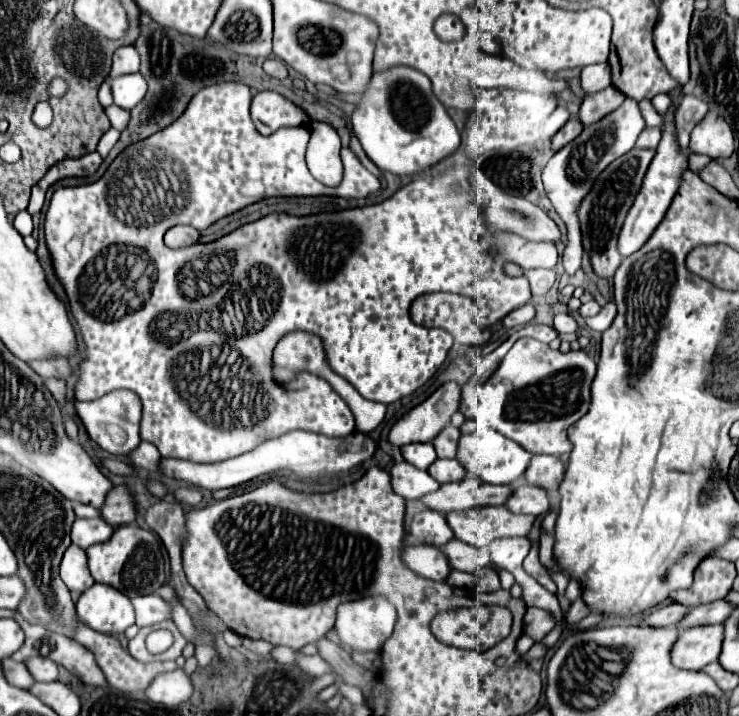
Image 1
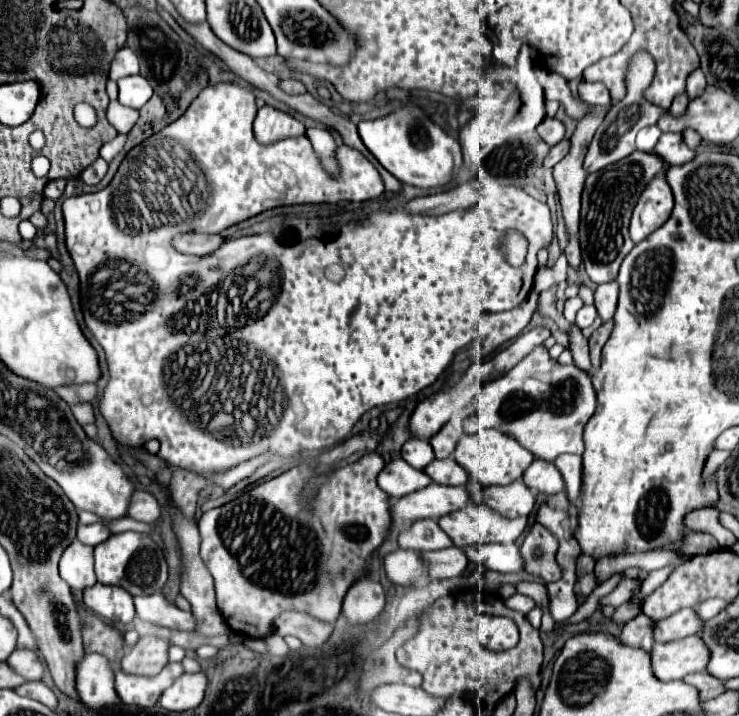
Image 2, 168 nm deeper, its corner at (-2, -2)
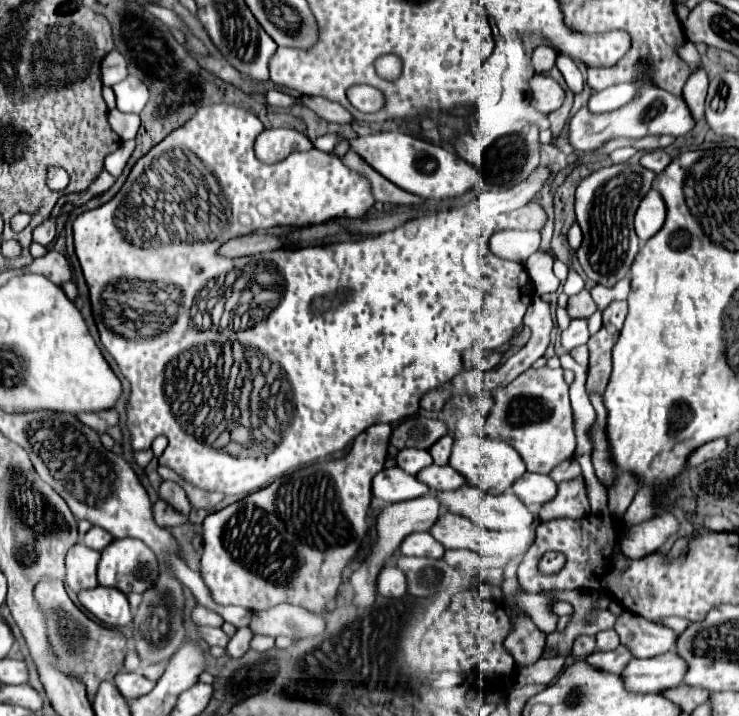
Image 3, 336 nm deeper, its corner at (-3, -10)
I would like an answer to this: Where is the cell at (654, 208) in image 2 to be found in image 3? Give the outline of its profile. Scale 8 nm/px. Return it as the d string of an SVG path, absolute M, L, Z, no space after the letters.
M650 190L642 198L634 220L640 242L646 242L648 238L652 238L662 228L664 220L666 220L666 206L662 202L662 196L656 190Z

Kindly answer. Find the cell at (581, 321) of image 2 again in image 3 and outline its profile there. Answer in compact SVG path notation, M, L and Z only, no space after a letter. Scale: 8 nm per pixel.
M582 318L572 320L570 326L561 333L561 343L566 352L570 352L570 350L576 348L576 346L586 344L588 338L590 338L590 334L588 334L588 324L586 324L586 320L582 320Z

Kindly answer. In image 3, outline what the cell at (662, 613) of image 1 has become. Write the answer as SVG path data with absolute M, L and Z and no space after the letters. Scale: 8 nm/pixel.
M618 646L616 650L610 650L610 652L594 652L586 658L586 662L590 666L594 666L596 670L620 674L630 658L632 658L632 654L626 650L626 646Z

